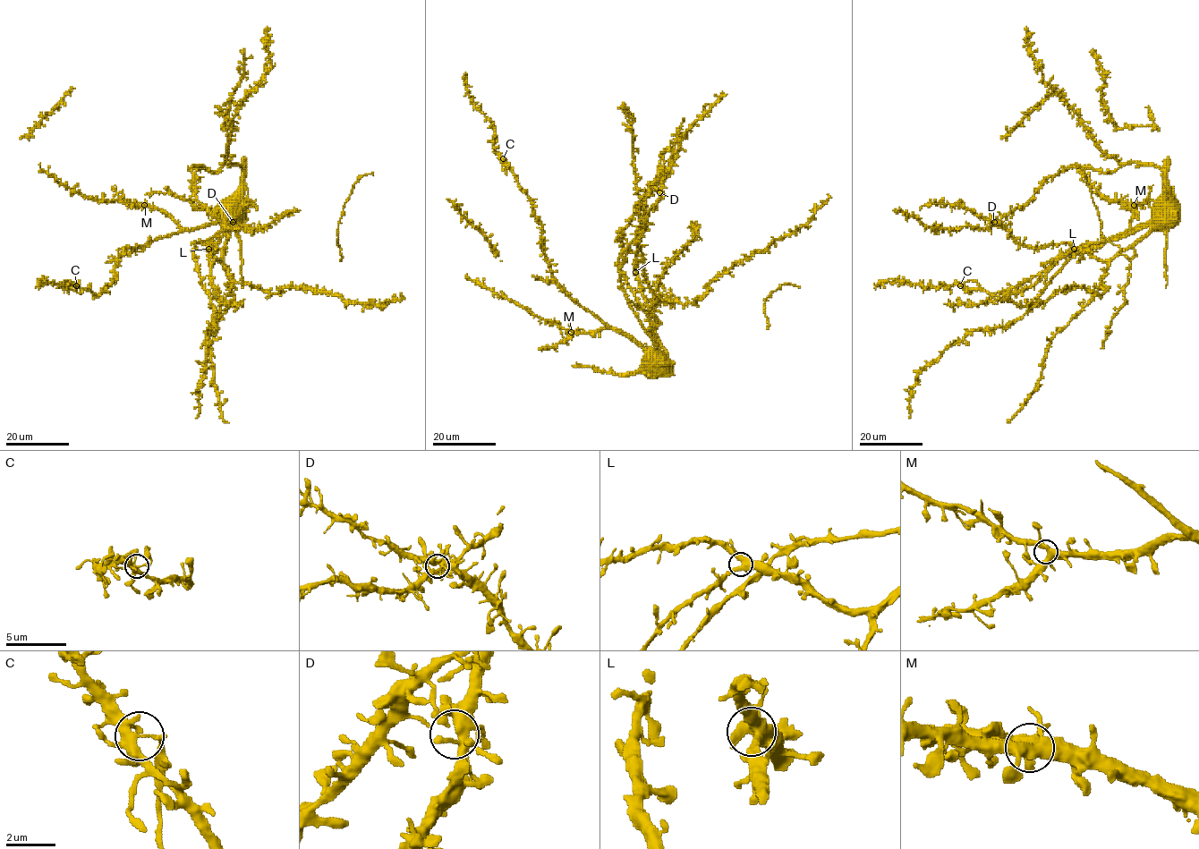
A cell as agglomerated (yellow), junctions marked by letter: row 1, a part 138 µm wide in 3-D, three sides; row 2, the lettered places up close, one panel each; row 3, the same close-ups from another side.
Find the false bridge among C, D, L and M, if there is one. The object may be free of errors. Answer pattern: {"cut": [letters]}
{"cut": ["C"]}

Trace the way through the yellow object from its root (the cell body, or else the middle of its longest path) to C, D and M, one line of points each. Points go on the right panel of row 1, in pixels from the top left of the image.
C: (1166, 211), (1097, 246), (1065, 252), (1044, 271), (1005, 291), (990, 294), (961, 285)
D: (1166, 211), (1145, 234), (1104, 260), (1075, 250), (1067, 243), (1038, 248), (1022, 245), (1005, 228), (994, 222)
M: (1166, 211), (1160, 217), (1132, 229), (1134, 205)

